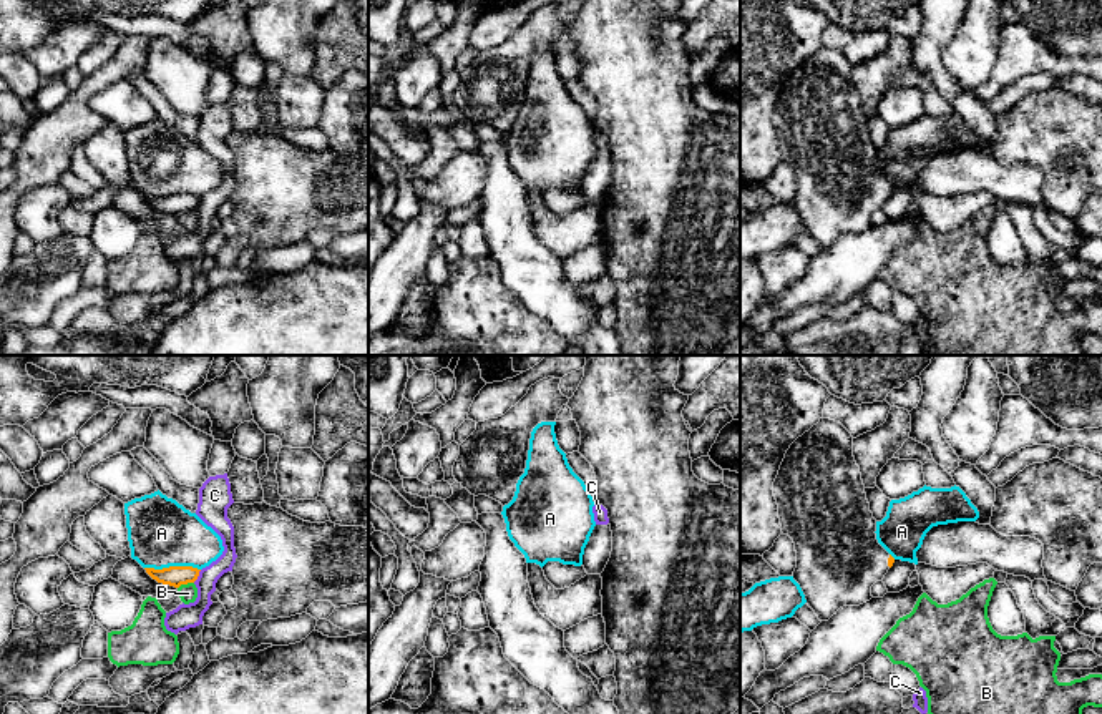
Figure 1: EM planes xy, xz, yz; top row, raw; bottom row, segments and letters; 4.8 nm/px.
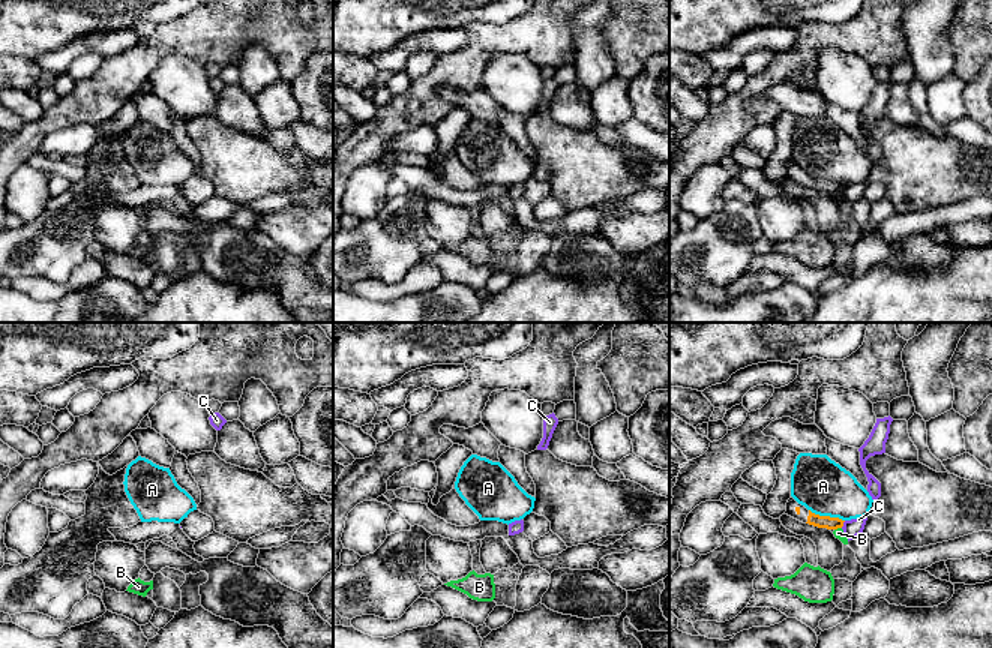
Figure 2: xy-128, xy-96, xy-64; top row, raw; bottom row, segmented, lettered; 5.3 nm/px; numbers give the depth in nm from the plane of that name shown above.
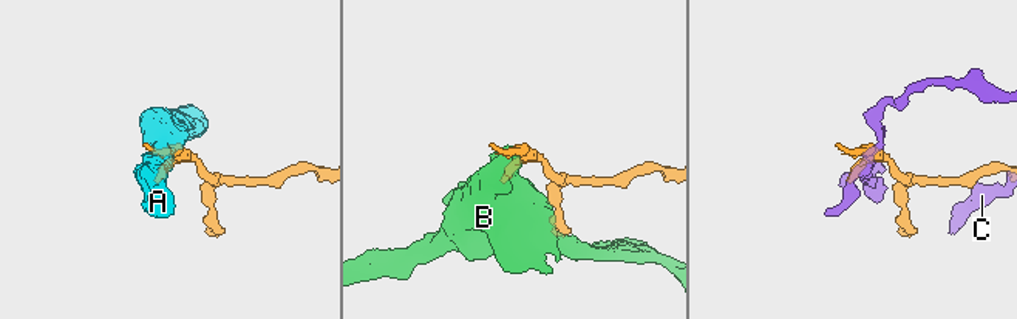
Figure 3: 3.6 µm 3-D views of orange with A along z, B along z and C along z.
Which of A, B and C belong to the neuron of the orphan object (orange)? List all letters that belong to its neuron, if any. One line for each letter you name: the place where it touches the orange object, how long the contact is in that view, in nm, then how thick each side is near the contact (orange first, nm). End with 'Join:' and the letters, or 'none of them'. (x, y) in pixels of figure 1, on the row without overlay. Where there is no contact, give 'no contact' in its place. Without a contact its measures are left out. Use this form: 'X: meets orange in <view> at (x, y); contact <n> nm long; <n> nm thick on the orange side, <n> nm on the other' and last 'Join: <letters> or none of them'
Join: none of them

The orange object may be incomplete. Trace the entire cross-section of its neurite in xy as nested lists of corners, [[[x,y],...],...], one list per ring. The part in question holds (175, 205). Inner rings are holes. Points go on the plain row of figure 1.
[[[169,194],[163,198],[144,196],[146,201],[158,211],[179,216],[181,213],[194,211],[199,204],[197,196],[193,194]]]

